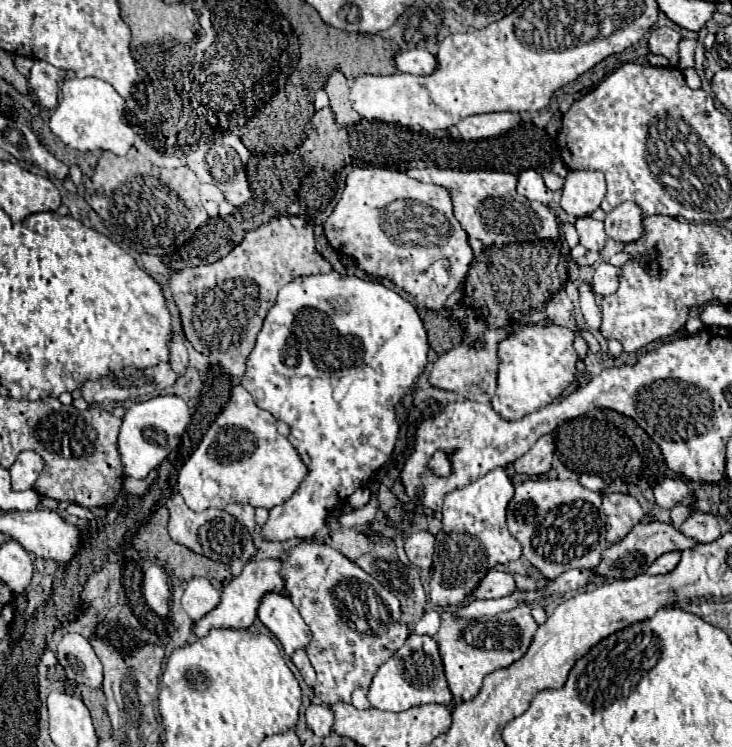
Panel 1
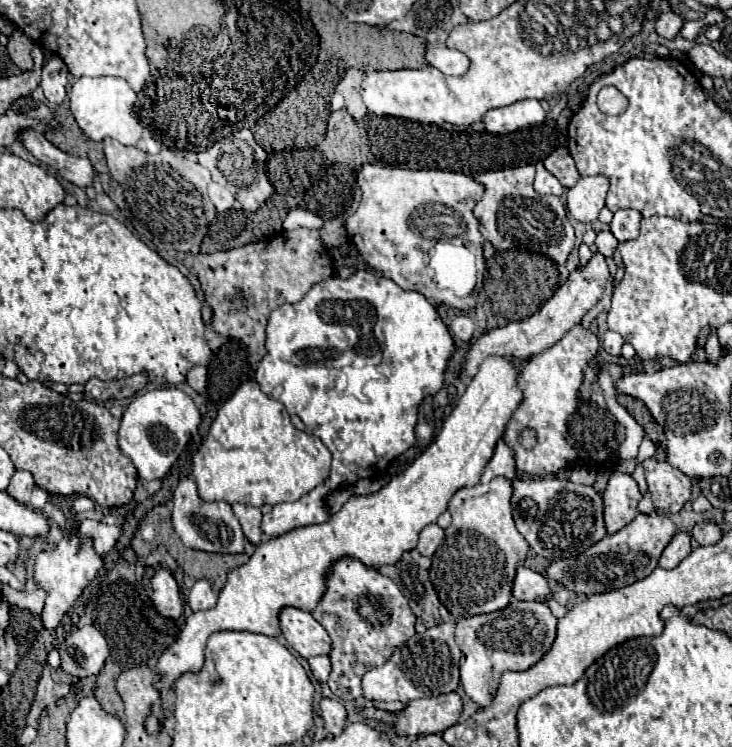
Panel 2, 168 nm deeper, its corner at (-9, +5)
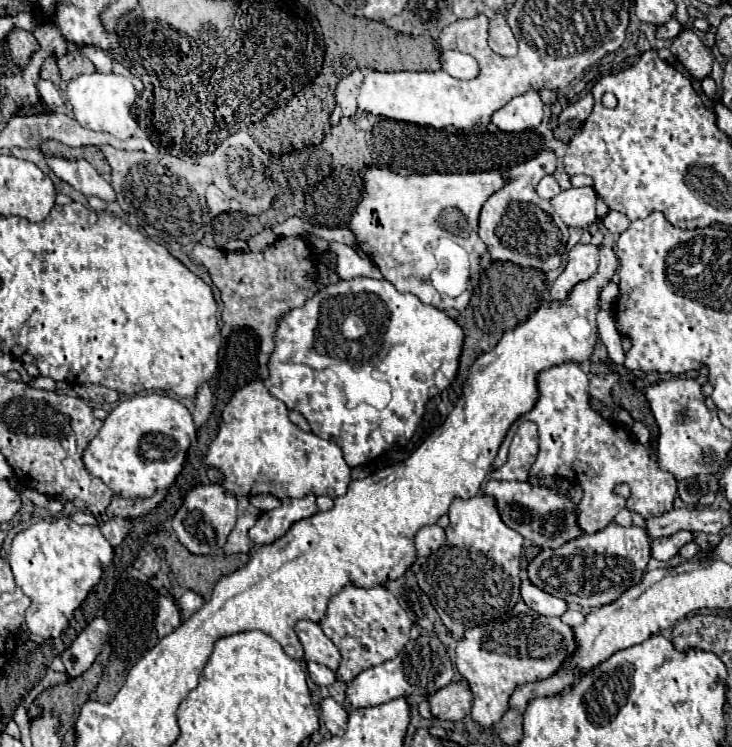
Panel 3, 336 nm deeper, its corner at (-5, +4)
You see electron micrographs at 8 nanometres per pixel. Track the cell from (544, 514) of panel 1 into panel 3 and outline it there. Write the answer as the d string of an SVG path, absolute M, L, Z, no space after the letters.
M487 479L481 487L481 493L495 499L497 511L507 527L523 535L533 545L545 549L557 549L563 543L575 539L581 535L581 529L577 527L577 513L575 503L569 497L561 497L555 491L531 483L519 483L519 481L497 481Z

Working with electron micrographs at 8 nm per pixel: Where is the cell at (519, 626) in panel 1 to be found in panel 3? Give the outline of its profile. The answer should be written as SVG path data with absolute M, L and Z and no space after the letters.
M519 601L503 617L465 631L465 639L457 643L455 665L475 697L471 719L483 731L491 729L507 711L509 697L515 687L553 677L575 649L575 633L569 625L565 625L559 617L535 613L523 601Z

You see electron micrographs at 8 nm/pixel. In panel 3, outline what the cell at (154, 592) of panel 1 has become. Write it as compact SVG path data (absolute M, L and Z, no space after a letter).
M159 597L159 613L155 621L155 629L159 637L165 637L167 633L175 631L181 625L181 615L171 597Z

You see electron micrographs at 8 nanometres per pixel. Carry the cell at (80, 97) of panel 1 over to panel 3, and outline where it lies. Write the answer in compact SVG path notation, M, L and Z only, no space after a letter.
M85 73L69 81L67 97L73 107L75 119L91 131L107 131L117 139L129 139L137 131L137 121L131 113L131 105L137 99L137 91L129 77L115 73Z

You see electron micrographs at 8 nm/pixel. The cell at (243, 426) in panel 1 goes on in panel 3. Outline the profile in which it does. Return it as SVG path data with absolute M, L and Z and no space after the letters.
M263 381L245 385L227 403L219 433L207 451L205 463L223 471L225 479L221 485L237 497L271 493L279 499L307 495L327 495L333 499L347 493L351 483L351 467L345 463L341 449L293 425L283 401L271 397Z

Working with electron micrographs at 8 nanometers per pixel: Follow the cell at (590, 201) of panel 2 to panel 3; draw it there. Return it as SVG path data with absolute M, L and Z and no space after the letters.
M591 187L567 189L551 199L553 209L561 215L567 227L587 229L595 219L595 191Z

